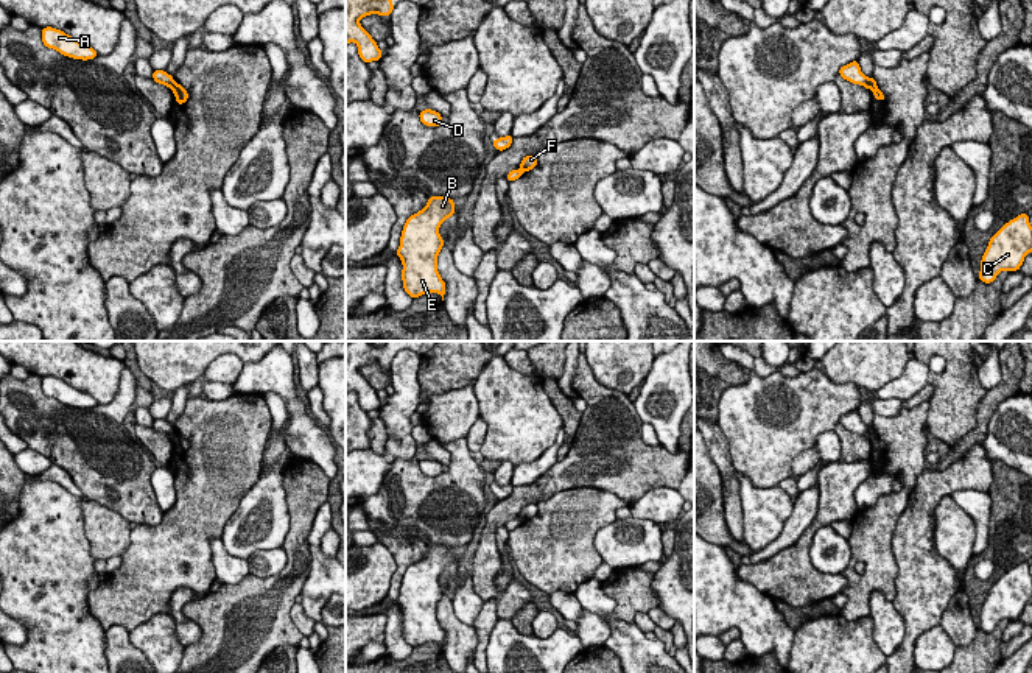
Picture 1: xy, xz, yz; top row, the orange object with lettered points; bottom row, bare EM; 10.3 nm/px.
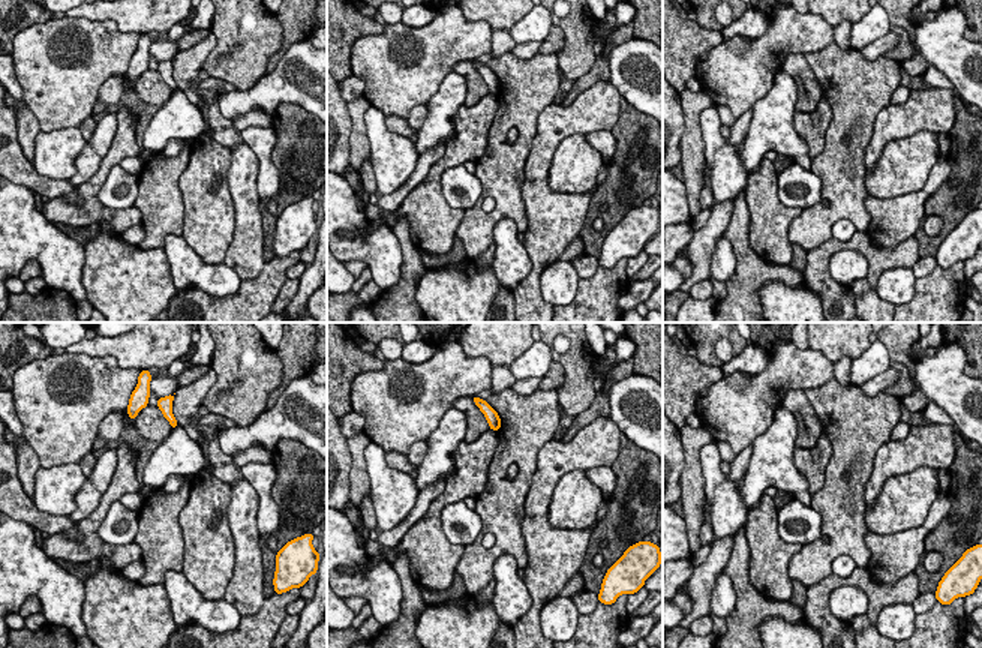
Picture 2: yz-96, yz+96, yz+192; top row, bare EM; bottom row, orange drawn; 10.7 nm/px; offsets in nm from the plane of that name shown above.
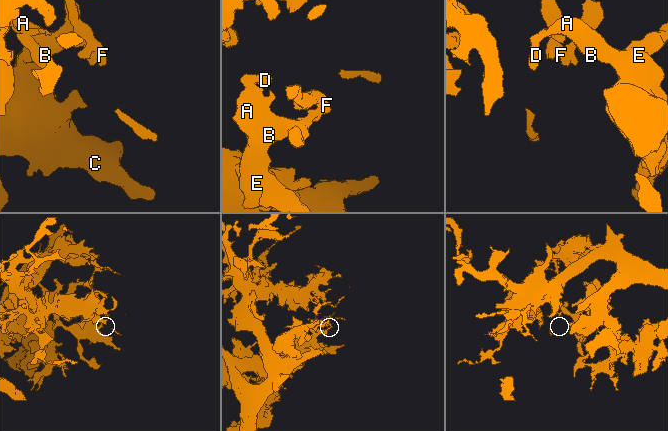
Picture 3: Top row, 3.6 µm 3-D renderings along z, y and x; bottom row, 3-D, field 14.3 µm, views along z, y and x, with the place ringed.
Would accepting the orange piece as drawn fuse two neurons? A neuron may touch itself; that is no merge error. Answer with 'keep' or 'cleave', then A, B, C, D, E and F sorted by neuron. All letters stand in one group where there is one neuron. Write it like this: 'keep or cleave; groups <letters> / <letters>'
cleave; groups A B C D E / F

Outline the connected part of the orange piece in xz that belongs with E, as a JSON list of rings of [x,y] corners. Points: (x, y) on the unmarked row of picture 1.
[[[430,545],[428,553],[411,564],[402,580],[397,604],[402,608],[402,629],[412,647],[426,642],[445,643],[445,631],[437,620],[437,603],[444,595],[441,573],[455,564],[455,550],[447,545]]]

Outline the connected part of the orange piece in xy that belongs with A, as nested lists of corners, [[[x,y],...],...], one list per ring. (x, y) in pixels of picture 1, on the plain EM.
[[[51,375],[42,377],[42,391],[45,396],[54,397],[61,403],[73,408],[87,410],[98,405],[98,402],[90,394],[82,393],[64,380]]]

